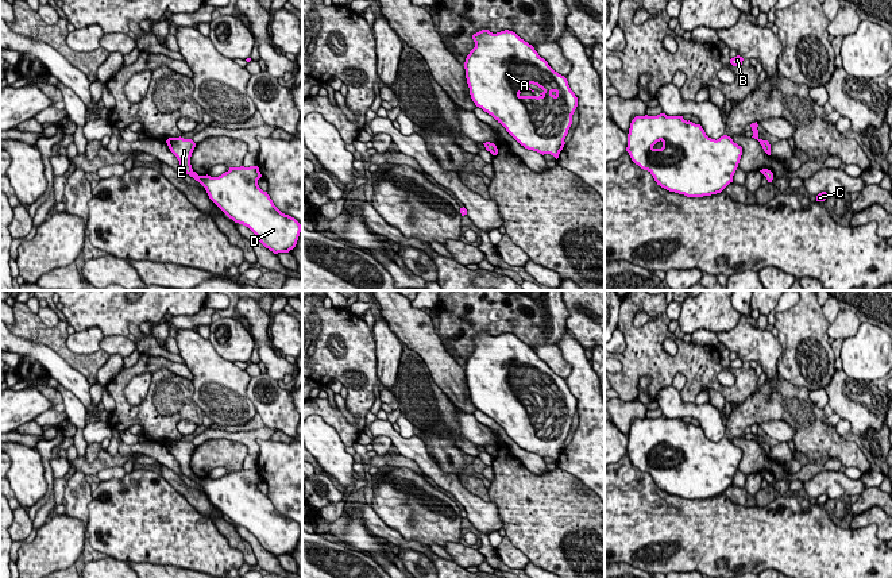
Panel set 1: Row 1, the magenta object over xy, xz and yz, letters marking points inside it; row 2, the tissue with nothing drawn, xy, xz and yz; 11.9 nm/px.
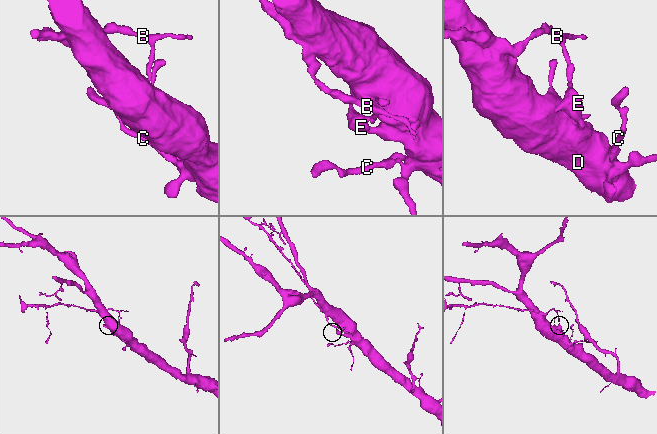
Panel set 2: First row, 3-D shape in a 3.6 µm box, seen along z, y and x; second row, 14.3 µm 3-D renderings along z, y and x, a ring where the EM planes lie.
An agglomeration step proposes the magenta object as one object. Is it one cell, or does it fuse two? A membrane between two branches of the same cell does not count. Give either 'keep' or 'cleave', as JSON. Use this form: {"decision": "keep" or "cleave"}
{"decision": "cleave"}

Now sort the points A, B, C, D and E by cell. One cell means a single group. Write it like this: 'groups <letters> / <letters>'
groups A C D / B E

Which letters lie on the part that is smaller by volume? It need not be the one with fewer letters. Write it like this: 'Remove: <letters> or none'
Remove: B, E

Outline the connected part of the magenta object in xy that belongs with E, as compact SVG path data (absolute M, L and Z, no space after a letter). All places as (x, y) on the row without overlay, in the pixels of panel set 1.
M169 440L166 443L170 454L177 459L179 463L181 471L184 475L190 477L193 474L190 467L190 459L196 450L196 446L192 442L184 440Z

